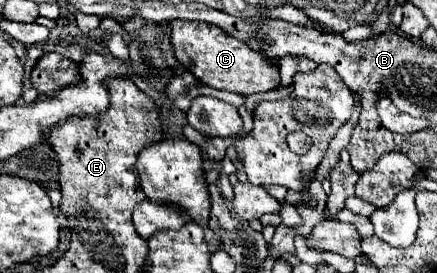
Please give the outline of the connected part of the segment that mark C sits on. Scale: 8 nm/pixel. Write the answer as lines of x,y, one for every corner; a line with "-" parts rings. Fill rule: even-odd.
171,19
167,25
171,27
171,45
177,61
201,83
239,95
265,93
279,87
279,69
275,65
269,65
263,55
251,51
243,41
231,37
223,29
213,27
205,21
185,19

